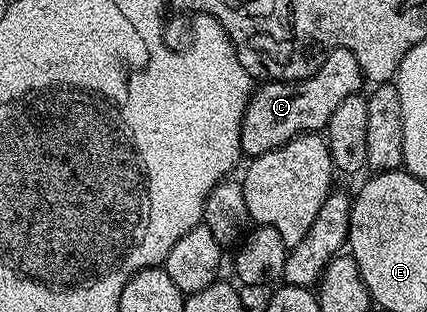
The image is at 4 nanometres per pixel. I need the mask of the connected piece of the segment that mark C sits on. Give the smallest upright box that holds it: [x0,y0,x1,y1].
[241,47,364,155]

